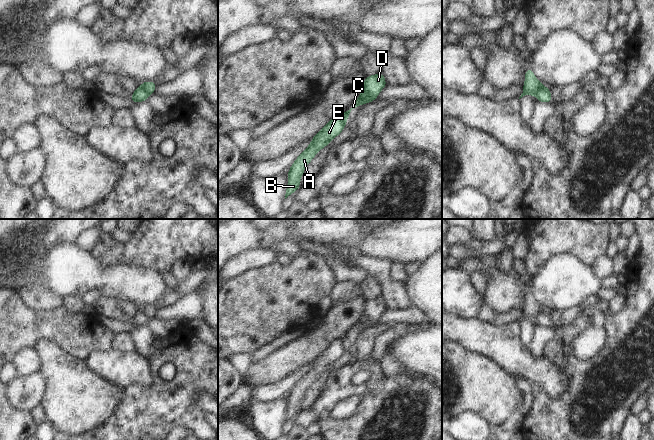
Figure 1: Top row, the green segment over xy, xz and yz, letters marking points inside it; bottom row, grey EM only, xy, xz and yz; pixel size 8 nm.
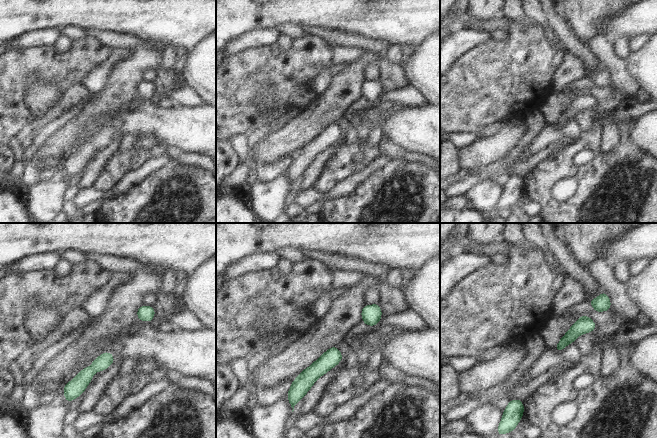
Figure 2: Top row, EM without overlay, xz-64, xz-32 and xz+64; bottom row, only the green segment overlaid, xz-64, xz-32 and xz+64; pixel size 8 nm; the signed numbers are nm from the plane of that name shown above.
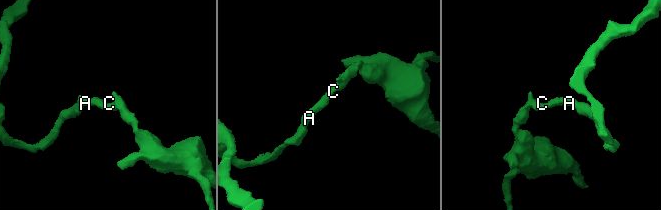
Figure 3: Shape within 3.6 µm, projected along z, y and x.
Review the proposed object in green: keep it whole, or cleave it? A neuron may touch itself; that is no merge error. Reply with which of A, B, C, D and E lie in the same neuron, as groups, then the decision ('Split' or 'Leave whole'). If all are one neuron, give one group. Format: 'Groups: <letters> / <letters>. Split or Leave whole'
Groups: A B C E / D. Split.

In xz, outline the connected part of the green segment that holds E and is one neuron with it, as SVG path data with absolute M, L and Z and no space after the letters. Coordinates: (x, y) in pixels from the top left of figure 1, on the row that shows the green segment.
M363 89L358 99L351 107L340 115L334 116L313 138L310 145L300 154L295 162L291 165L287 174L288 185L286 189L285 199L296 192L300 187L300 179L303 175L305 167L316 156L316 153L326 147L331 140L338 136L346 127L348 116L358 106L373 102L374 99Z

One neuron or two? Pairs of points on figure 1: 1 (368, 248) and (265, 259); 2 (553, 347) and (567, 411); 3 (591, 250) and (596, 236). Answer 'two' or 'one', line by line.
1: two
2: one
3: one

